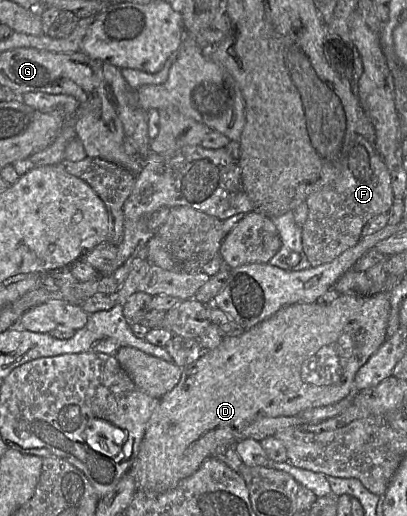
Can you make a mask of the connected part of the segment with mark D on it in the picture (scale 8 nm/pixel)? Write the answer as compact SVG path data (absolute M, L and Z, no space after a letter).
M382 291L370 297L340 294L336 300L327 306L321 306L317 302L291 304L283 307L277 313L254 327L245 330L242 335L224 337L216 348L204 350L198 360L183 368L179 383L160 399L159 405L153 411L146 424L139 452L127 472L135 479L137 490L160 494L175 488L181 480L196 472L207 458L213 456L219 446L235 445L236 448L236 443L240 441L241 431L257 417L297 416L305 410L332 405L344 398L351 397L354 394L354 379L358 370L387 339L390 309L391 304L388 291Z

